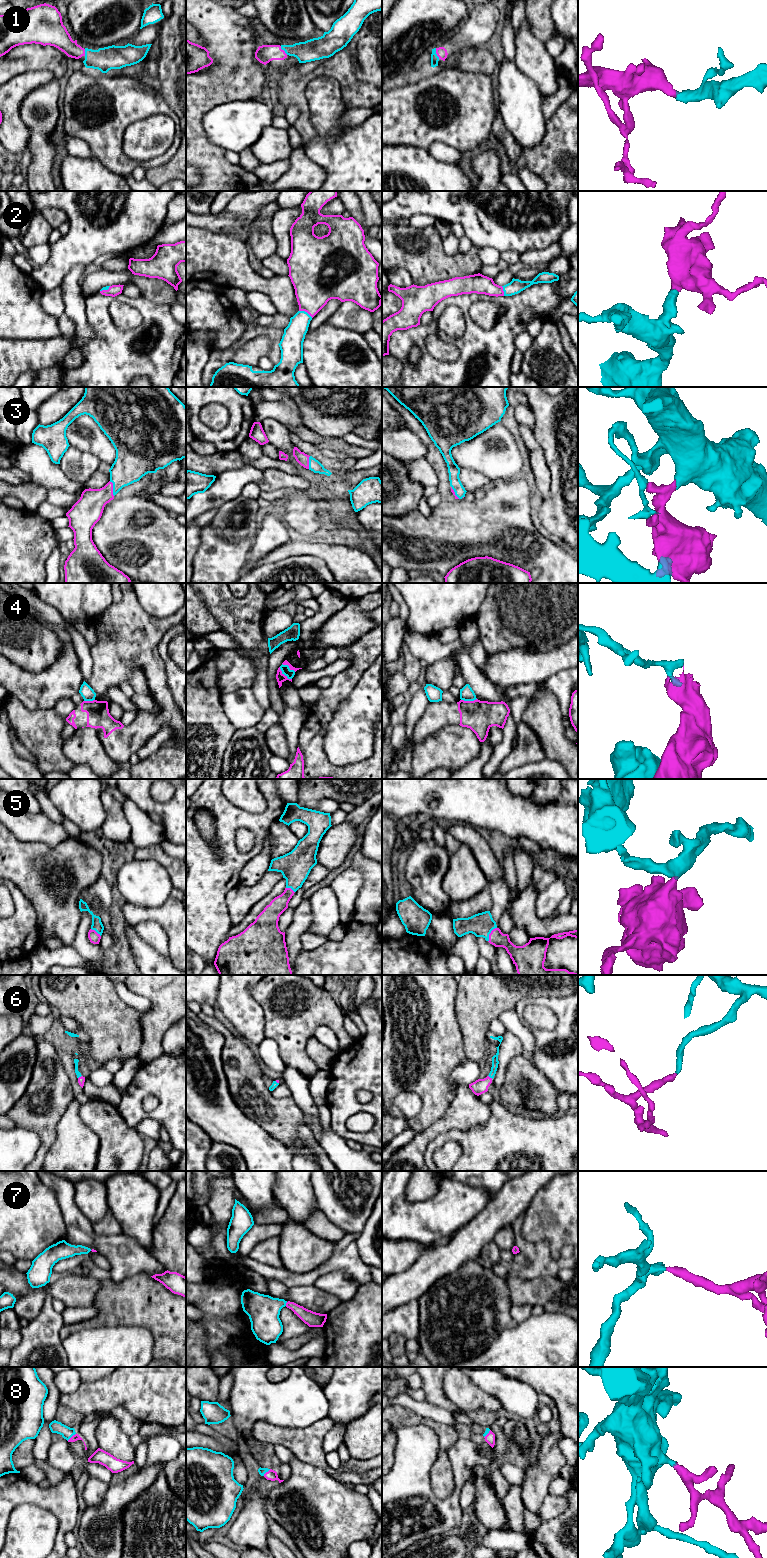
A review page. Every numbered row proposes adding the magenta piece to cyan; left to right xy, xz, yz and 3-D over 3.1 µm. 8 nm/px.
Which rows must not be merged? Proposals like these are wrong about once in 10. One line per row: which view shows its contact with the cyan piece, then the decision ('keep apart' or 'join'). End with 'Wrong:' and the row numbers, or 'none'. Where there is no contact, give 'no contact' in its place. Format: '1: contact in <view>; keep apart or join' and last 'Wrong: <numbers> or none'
1: contact in yz; join
2: contact in xz; join
3: contact in xy; join
4: contact in xz; keep apart
5: contact in yz; join
6: contact in yz; join
7: contact in xz; join
8: contact in xy; join
Wrong: 4

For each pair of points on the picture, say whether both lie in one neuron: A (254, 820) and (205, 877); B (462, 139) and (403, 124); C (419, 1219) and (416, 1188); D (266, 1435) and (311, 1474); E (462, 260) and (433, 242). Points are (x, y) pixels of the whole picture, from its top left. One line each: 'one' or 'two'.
A: one
B: one
C: two
D: two
E: one

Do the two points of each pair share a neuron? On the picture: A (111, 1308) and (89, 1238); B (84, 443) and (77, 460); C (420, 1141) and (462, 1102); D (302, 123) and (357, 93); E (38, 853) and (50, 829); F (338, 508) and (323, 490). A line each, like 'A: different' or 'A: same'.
A: different
B: different
C: same
D: same
E: different
F: same

